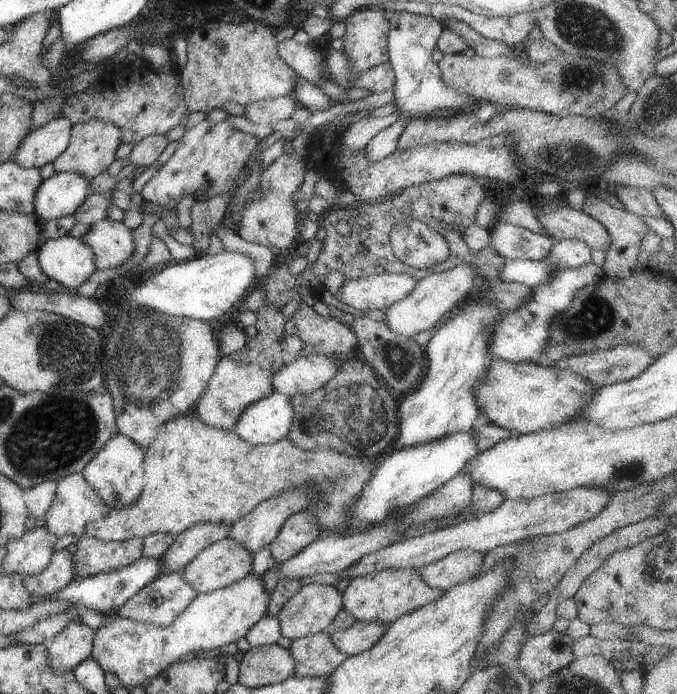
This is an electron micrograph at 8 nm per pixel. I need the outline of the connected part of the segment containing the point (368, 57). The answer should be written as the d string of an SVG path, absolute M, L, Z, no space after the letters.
M360 8L345 19L346 34L344 34L344 52L352 61L354 73L360 74L370 70L372 66L388 61L388 32L390 32L390 15L378 8Z

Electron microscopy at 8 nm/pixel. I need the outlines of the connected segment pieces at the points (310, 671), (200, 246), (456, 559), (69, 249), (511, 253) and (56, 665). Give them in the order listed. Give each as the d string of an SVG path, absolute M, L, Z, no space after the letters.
M329 630L293 640L288 649L295 662L294 676L300 678L328 677L349 657L334 646Z
M232 190L223 195L210 198L208 202L196 201L190 209L191 230L194 234L192 246L198 254L205 254L211 244L211 236L216 234L217 226L225 216L228 198Z
M458 549L440 560L423 566L419 571L428 586L444 592L455 584L479 575L485 554L486 552L472 549Z
M68 235L40 244L37 259L42 272L73 291L97 269L88 245Z
M495 220L489 228L489 244L503 259L542 260L555 244L549 237Z
M74 620L65 626L47 647L47 662L56 674L74 671L93 649L95 629Z

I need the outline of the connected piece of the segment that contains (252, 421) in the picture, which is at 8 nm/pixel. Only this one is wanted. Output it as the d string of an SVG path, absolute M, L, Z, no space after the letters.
M272 392L249 404L231 431L250 444L272 444L287 436L294 415L289 398Z

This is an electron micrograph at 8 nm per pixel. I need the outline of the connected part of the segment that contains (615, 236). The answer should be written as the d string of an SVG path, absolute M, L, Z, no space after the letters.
M588 195L584 201L583 212L598 220L611 235L611 245L607 250L606 260L604 260L604 272L607 277L628 278L628 276L636 270L638 255L641 252L642 239L652 232L648 228L648 224L644 222L644 218L625 210L624 208L614 208L607 204L602 198Z

